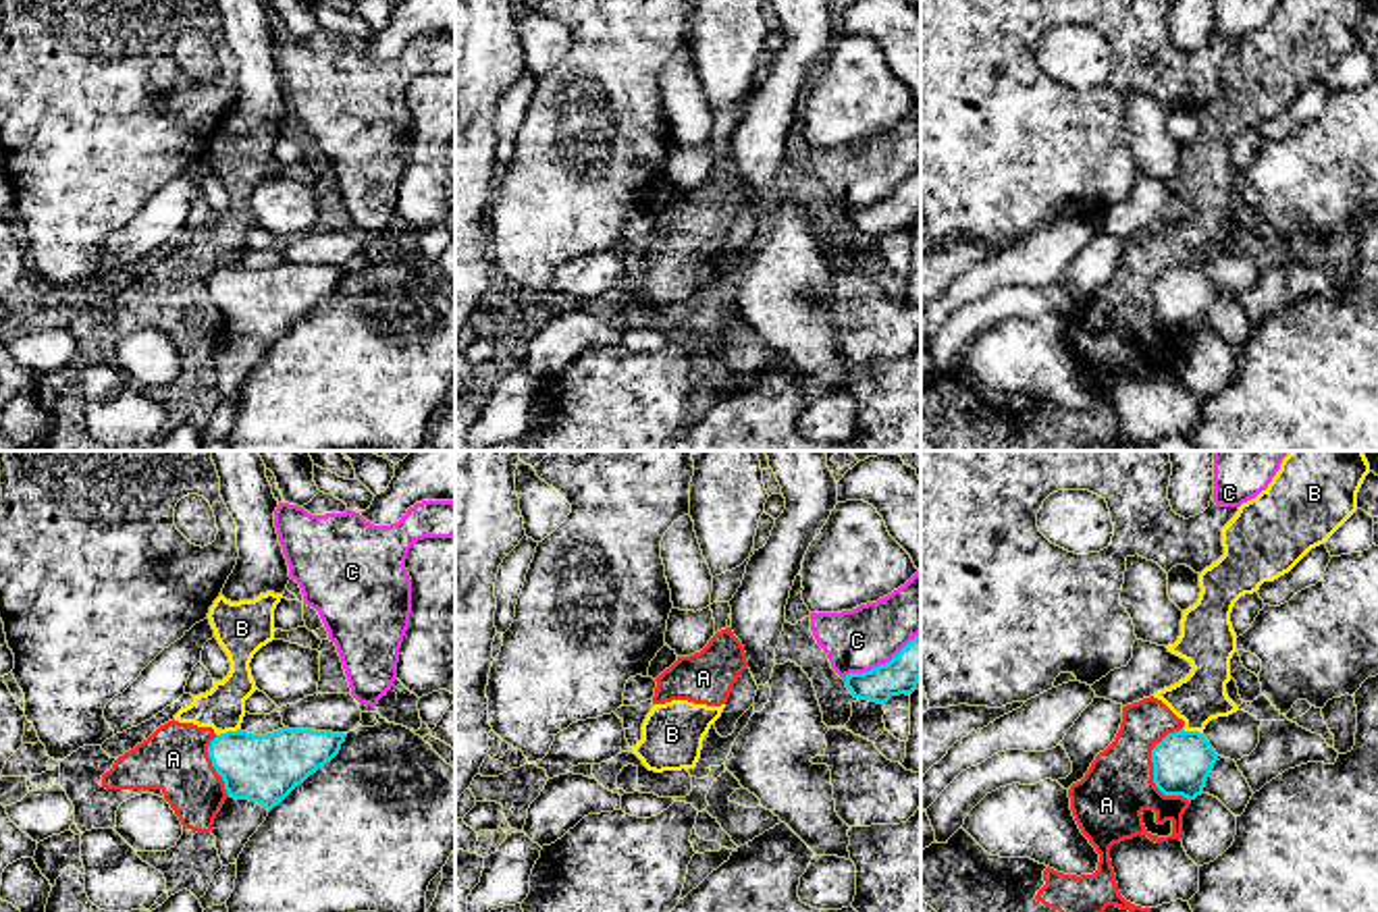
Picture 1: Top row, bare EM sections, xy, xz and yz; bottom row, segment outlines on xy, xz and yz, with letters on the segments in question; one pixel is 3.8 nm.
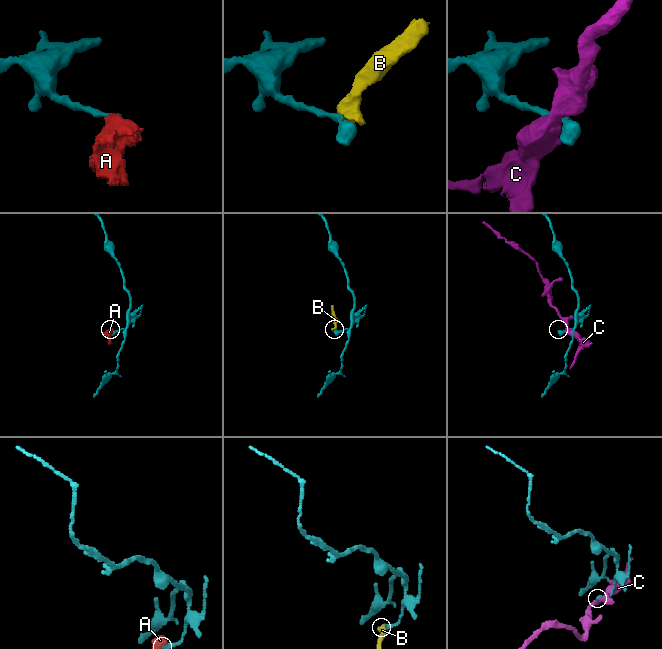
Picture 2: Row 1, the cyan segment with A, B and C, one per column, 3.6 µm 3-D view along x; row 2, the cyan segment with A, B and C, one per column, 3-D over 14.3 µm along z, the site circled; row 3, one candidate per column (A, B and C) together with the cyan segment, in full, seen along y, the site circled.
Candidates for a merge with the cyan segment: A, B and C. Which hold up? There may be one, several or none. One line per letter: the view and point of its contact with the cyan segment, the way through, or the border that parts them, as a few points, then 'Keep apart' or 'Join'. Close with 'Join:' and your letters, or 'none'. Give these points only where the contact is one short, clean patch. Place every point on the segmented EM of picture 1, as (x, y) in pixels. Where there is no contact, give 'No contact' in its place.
A: Touches cyan at yz (1154, 771). Keep apart
B: Touches cyan at xy (227, 732). Boundary: xy (240, 728), (217, 736). Keep apart
C: Touches cyan at xz (882, 665). Keep apart
Join: none

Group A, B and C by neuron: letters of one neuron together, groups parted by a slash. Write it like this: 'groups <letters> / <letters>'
groups A B / C

